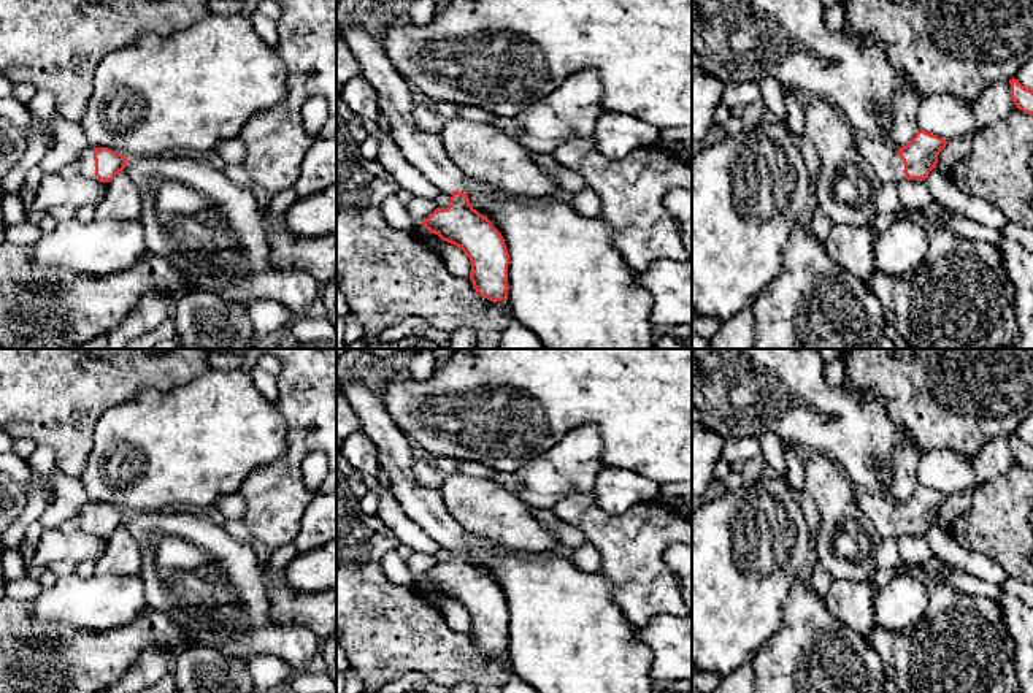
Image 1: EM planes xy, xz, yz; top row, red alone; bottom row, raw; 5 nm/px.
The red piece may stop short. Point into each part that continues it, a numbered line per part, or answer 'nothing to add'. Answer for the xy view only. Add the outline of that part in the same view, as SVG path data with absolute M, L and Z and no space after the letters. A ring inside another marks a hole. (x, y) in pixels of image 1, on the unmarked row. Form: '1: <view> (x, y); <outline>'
1: xy (86, 516); M87 501L79 512L81 538L100 538L100 534L95 531L94 503L95 501Z

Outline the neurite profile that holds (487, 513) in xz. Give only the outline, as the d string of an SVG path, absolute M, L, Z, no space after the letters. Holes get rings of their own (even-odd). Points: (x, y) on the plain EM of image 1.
M447 474L440 487L451 517L471 541L511 552L543 555L560 544L528 511L525 501L492 479Z

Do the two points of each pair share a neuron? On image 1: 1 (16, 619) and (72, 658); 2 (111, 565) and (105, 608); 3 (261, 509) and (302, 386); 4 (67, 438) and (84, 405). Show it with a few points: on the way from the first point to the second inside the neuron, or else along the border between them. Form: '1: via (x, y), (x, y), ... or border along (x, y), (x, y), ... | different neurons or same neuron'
1: via (34, 631), (59, 631), (64, 635), (64, 641) | same neuron
2: border along (96, 573), (138, 574) | different neurons
3: via (283, 479), (302, 441), (302, 416) | same neuron
4: via (67, 430), (67, 422), (76, 413) | same neuron

